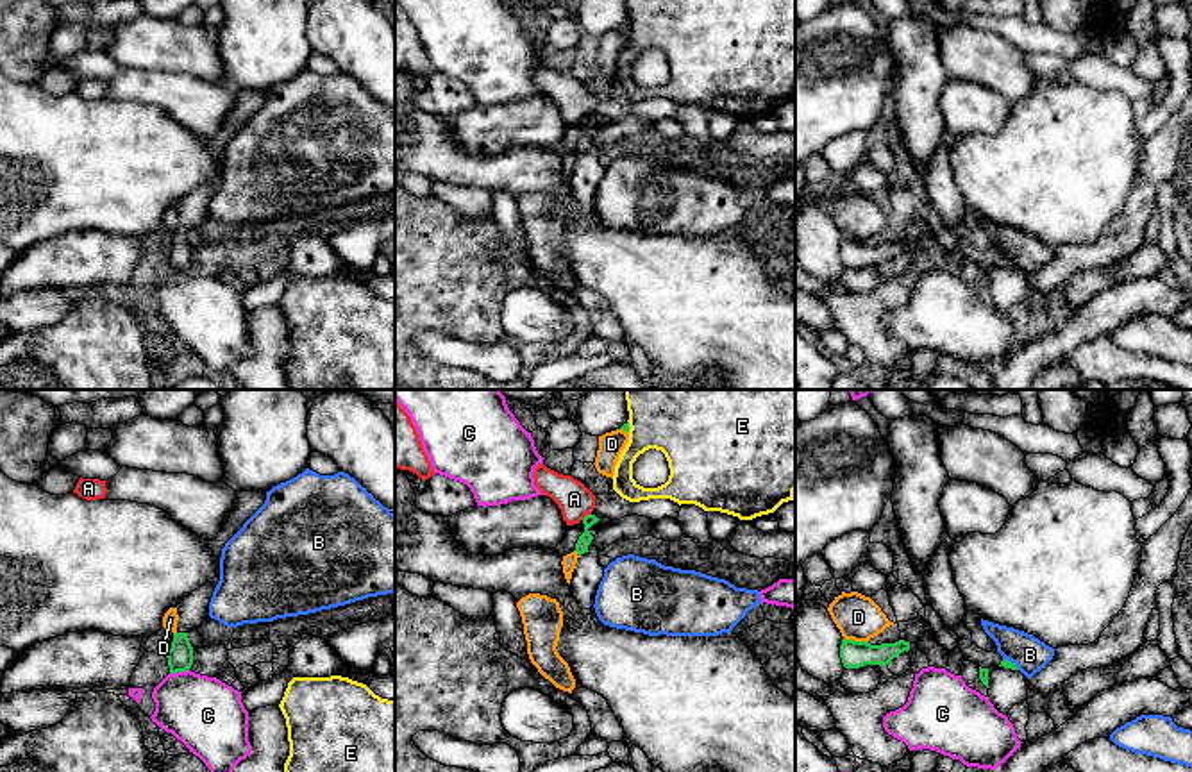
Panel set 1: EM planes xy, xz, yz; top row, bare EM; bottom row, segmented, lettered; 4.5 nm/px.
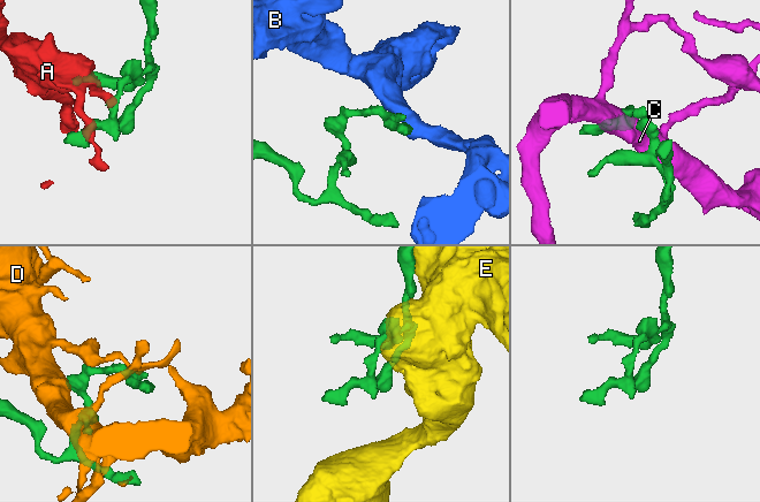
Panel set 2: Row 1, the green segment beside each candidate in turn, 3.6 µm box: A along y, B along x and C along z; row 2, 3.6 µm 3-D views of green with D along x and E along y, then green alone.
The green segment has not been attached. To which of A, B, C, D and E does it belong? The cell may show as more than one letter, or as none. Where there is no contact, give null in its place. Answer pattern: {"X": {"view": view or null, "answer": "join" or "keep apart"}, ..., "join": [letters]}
{"A": {"view": "xz", "answer": "keep apart"}, "B": {"view": "yz", "answer": "keep apart"}, "C": {"view": "xy", "answer": "keep apart"}, "D": {"view": "yz", "answer": "keep apart"}, "E": {"view": "xz", "answer": "keep apart"}, "join": []}

